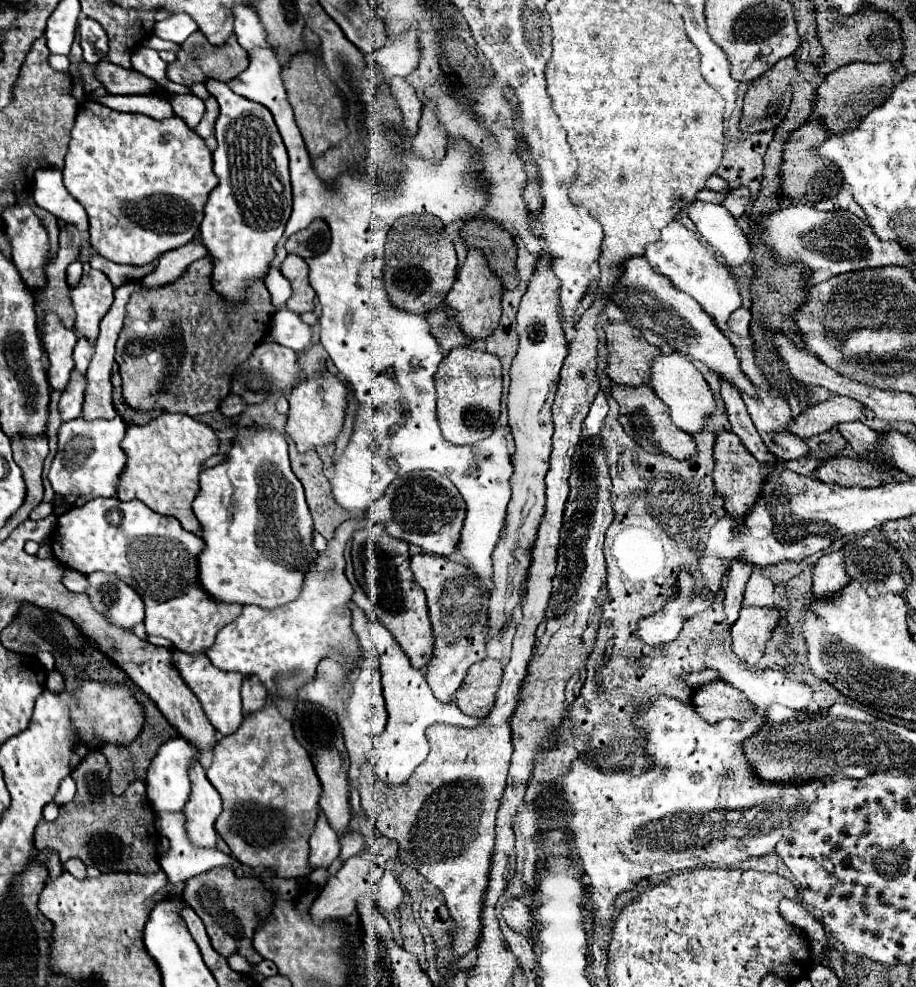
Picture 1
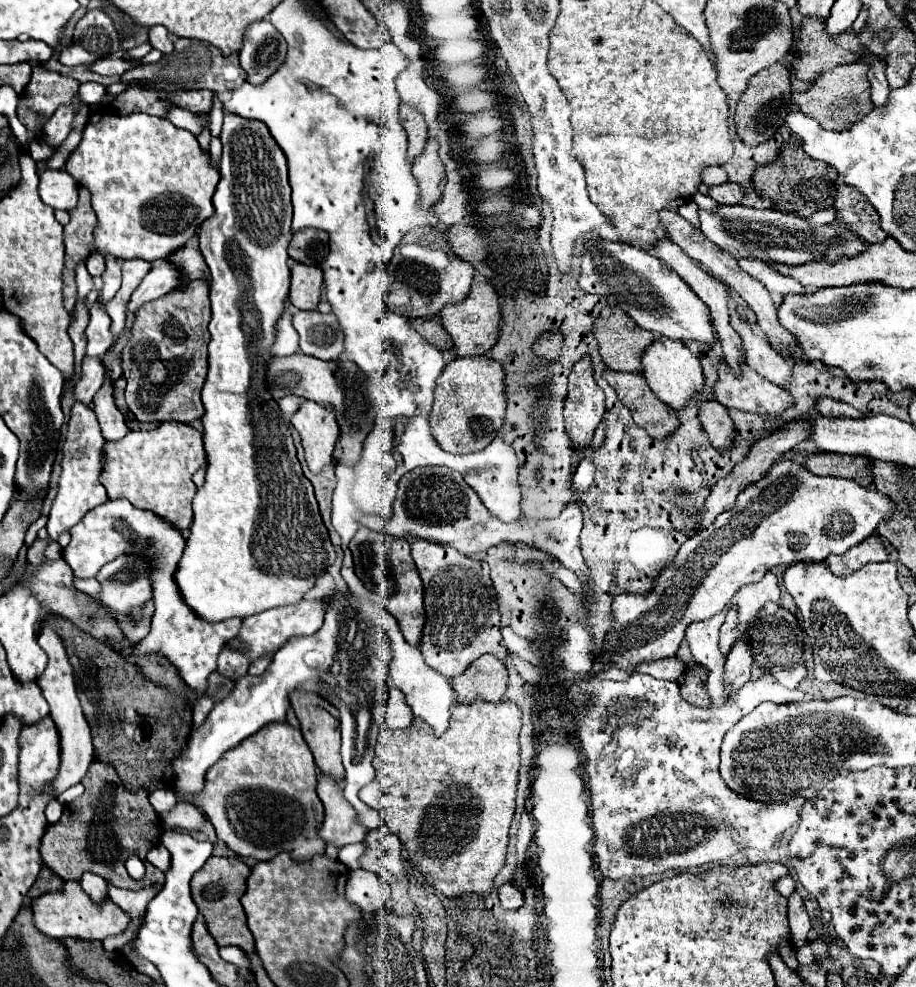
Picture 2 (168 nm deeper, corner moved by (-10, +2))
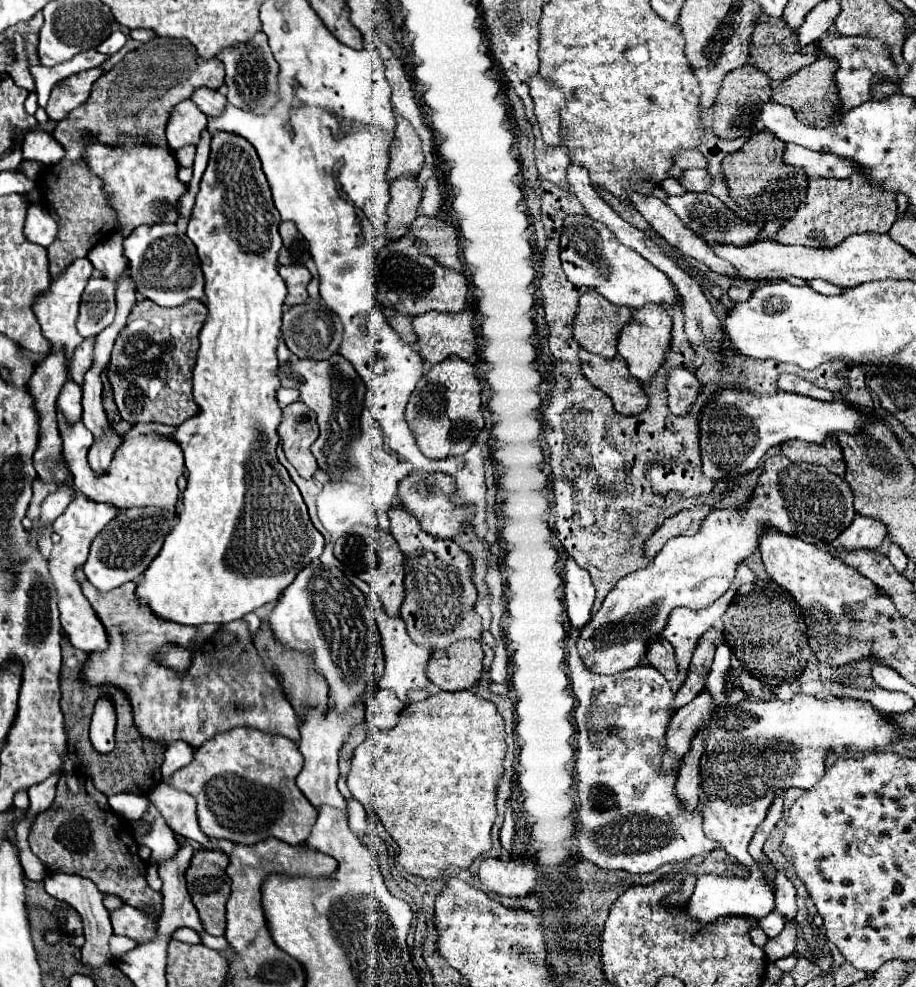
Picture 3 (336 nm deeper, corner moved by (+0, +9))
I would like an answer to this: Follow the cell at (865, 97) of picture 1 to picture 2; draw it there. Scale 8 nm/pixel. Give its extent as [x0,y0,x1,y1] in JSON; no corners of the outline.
[793,61,873,131]

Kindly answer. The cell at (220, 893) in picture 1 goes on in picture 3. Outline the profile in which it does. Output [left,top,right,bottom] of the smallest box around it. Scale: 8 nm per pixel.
[185,850,231,936]

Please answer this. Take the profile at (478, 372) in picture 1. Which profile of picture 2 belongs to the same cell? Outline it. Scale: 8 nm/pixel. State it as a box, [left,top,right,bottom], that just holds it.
[431,357,507,453]

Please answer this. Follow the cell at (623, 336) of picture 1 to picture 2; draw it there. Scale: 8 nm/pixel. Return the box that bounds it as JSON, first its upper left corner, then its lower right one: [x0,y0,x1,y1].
[593,307,655,373]

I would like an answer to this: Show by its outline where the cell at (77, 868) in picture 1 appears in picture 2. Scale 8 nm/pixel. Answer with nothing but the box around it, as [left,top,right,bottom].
[79,873,107,901]

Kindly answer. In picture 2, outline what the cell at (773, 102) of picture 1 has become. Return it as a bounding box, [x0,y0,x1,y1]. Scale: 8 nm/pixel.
[735,63,793,145]

